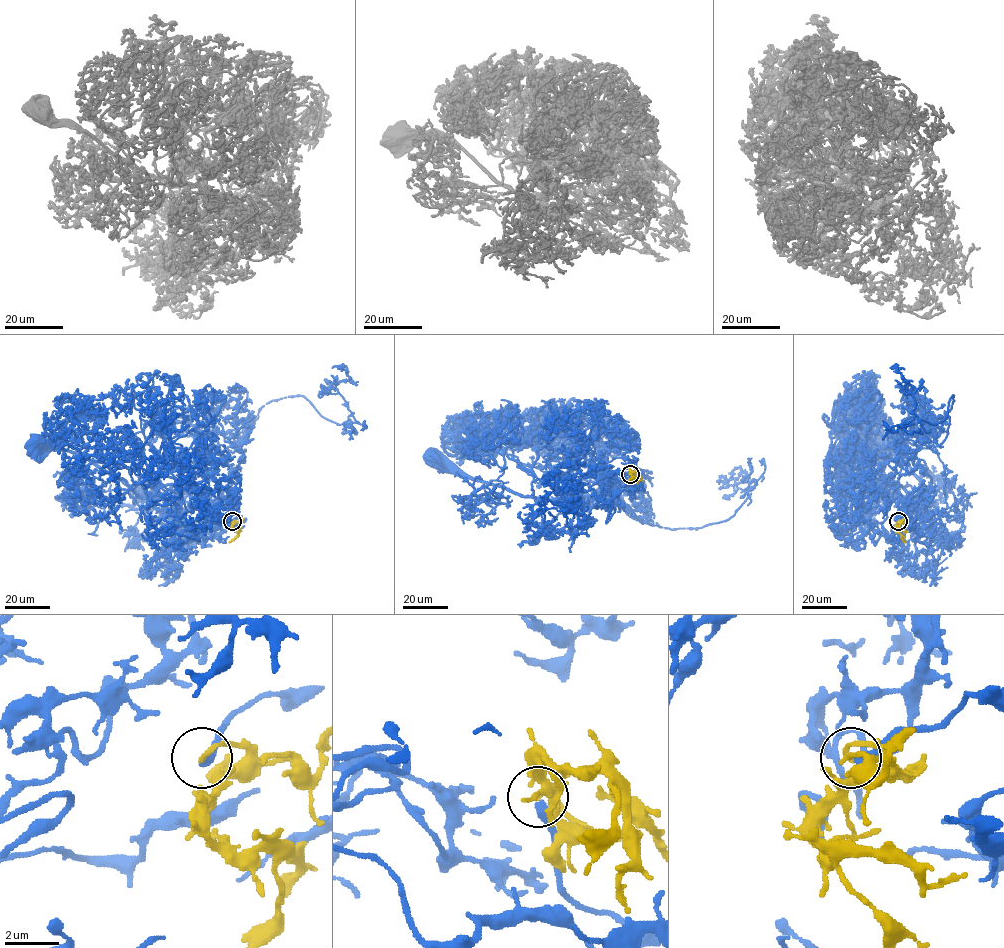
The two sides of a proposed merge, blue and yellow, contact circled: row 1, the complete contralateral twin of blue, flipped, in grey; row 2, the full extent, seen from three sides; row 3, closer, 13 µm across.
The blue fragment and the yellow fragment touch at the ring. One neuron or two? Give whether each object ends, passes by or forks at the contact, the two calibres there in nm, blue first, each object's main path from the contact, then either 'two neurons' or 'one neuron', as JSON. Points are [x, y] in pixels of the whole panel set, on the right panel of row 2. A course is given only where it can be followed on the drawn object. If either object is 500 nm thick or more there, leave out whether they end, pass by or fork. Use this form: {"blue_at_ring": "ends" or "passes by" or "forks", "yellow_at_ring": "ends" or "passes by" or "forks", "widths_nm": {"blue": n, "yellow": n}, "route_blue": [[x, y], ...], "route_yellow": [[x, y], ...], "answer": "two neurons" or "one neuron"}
{"blue_at_ring": "ends", "yellow_at_ring": "ends", "widths_nm": {"blue": 360, "yellow": 170}, "route_blue": [[898, 521], [928, 488], [900, 496], [920, 480], [883, 446]], "route_yellow": [[898, 521], [901, 521], [895, 527], [905, 542]], "answer": "one neuron"}

